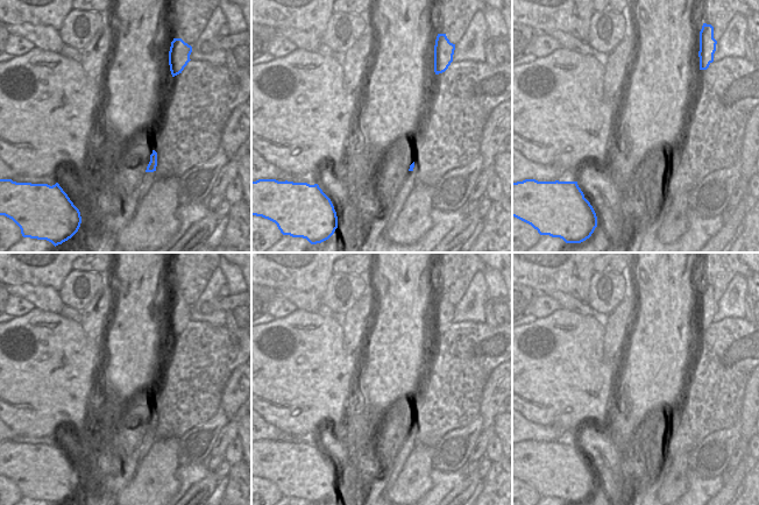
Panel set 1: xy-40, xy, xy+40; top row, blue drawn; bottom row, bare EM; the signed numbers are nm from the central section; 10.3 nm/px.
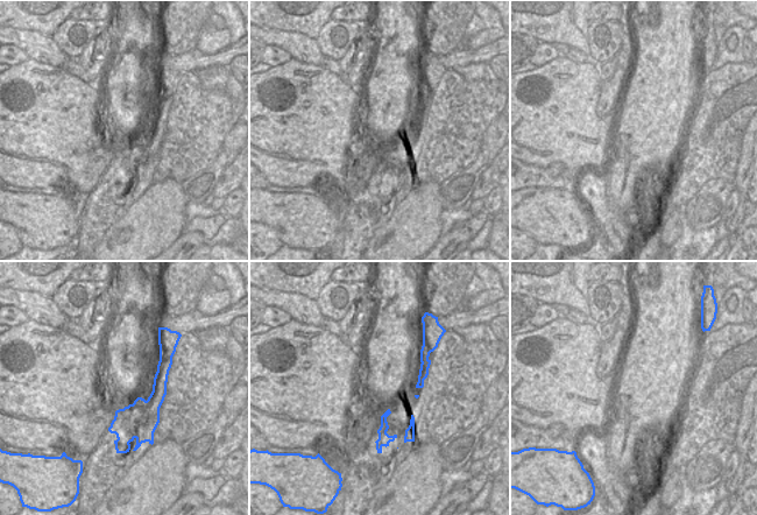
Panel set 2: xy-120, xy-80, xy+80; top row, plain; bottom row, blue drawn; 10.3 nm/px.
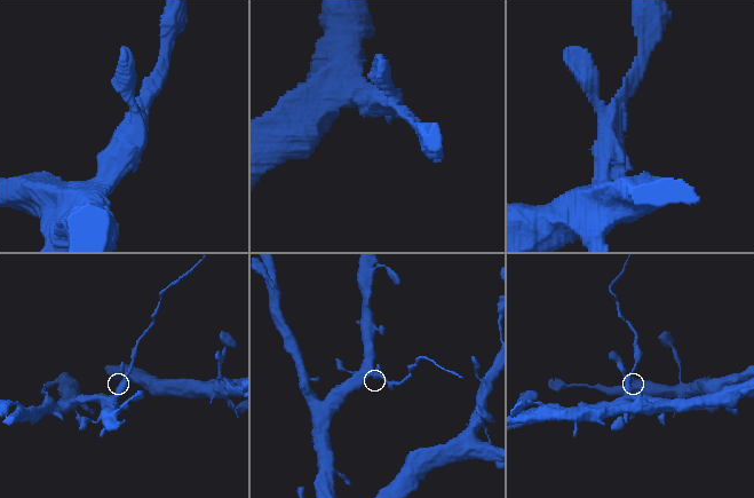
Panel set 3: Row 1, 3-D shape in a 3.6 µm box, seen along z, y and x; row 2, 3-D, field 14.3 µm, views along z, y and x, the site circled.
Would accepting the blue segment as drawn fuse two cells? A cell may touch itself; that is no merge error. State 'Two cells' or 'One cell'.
Two cells.

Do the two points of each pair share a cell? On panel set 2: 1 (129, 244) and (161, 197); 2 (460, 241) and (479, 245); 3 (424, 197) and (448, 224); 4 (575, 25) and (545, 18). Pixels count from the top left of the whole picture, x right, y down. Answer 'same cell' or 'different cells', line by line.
1: same cell
2: different cells
3: different cells
4: same cell

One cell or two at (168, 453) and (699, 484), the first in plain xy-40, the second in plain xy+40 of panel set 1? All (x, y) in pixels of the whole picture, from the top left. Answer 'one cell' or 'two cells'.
two cells

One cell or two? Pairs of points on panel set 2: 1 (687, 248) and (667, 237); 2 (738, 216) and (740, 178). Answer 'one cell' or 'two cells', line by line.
1: two cells
2: one cell

